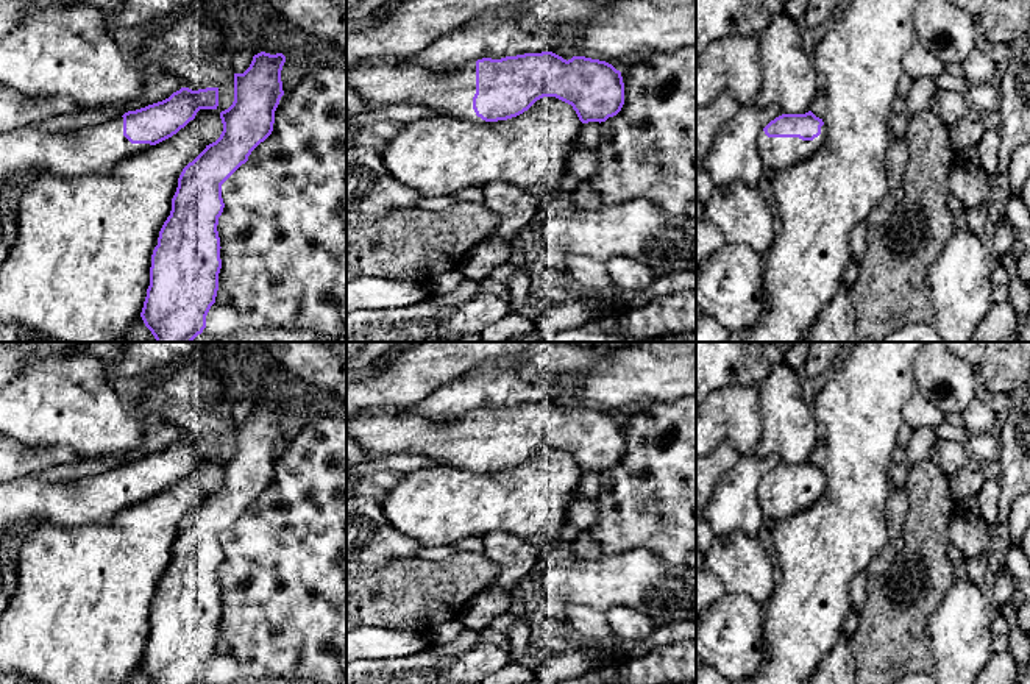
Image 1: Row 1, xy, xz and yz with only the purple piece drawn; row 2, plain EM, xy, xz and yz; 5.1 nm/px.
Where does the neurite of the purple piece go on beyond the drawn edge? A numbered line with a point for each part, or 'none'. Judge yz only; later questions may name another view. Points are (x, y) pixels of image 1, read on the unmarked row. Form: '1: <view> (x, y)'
1: yz (777, 503)

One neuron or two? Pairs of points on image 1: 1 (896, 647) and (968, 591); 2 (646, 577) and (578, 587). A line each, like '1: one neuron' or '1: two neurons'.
1: two neurons
2: one neuron

